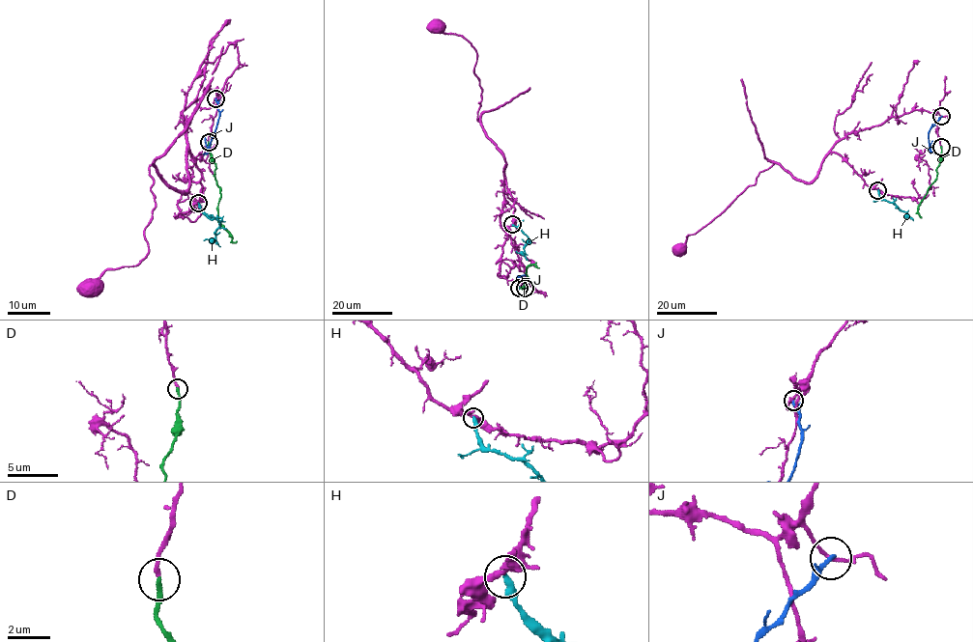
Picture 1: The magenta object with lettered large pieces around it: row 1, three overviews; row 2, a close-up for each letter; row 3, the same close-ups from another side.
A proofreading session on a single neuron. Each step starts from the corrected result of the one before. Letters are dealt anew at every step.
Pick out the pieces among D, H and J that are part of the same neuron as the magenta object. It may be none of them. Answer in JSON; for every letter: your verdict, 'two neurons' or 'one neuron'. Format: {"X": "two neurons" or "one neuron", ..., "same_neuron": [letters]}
{"D": "one neuron", "H": "two neurons", "J": "two neurons", "same_neuron": ["D"]}

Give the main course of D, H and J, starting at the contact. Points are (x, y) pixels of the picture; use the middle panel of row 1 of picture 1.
D: (520, 288), (525, 286), (527, 267), (529, 265), (539, 267)
H: (512, 224), (528, 237), (525, 254), (516, 250)
J: (525, 288), (527, 275), (522, 275), (516, 291)

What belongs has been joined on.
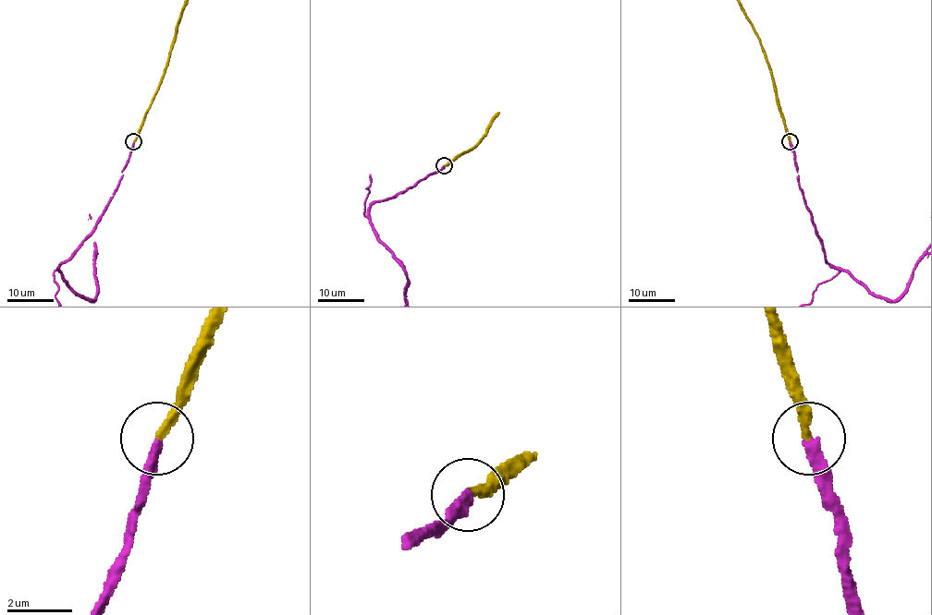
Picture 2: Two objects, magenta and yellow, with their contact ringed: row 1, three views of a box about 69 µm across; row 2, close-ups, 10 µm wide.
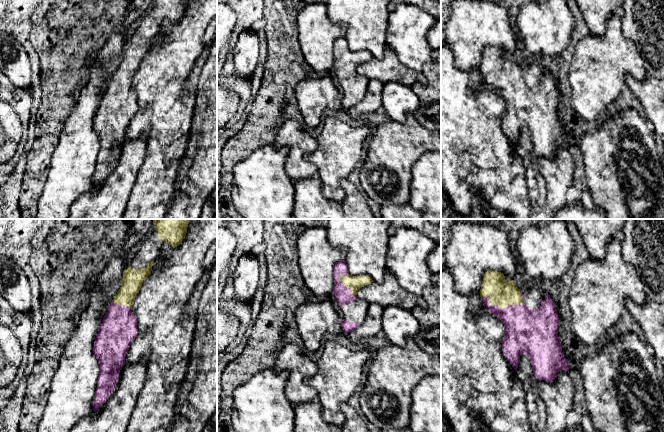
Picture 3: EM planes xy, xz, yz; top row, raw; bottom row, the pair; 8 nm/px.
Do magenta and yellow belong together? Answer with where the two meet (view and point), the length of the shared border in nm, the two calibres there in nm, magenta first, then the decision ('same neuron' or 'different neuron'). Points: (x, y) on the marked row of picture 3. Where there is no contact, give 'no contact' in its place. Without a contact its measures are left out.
yz (501, 309) | 340 nm | 340/200 nm | same neuron

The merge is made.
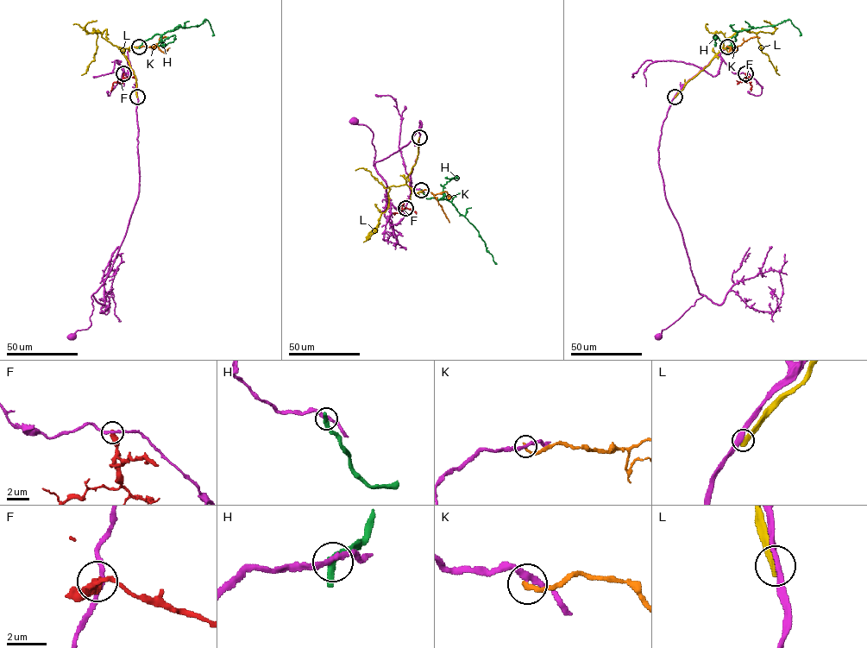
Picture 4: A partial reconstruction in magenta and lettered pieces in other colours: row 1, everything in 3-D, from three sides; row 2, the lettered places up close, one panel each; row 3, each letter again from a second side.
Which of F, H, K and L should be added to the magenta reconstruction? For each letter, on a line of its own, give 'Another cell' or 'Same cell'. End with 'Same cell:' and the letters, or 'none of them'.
F: Another cell
H: Another cell
K: Another cell
L: Another cell
Same cell: none of them

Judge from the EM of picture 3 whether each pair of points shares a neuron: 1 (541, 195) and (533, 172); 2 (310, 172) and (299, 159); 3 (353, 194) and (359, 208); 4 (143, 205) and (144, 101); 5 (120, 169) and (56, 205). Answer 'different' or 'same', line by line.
1: same
2: same
3: same
4: same
5: different

